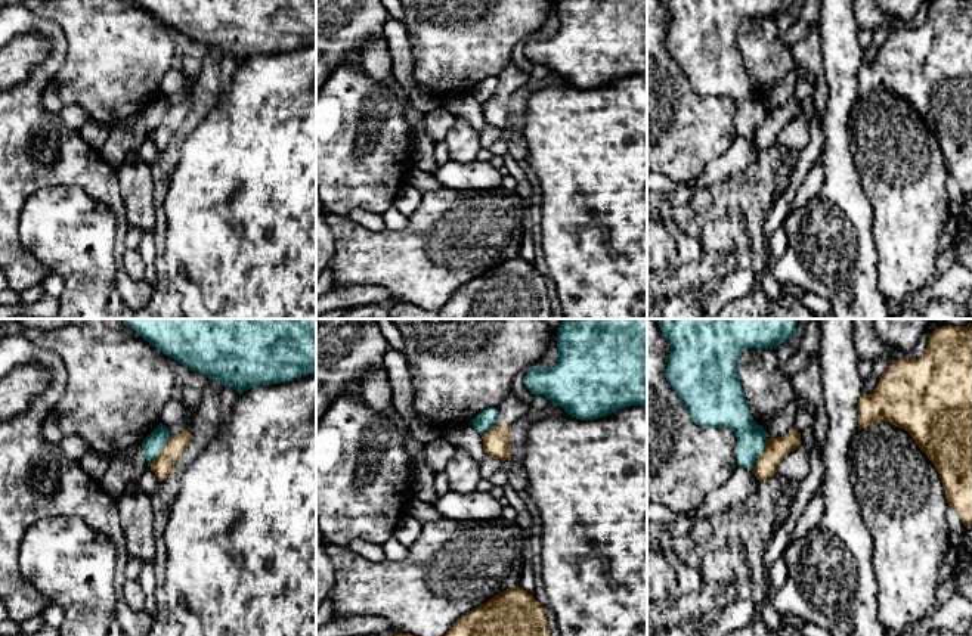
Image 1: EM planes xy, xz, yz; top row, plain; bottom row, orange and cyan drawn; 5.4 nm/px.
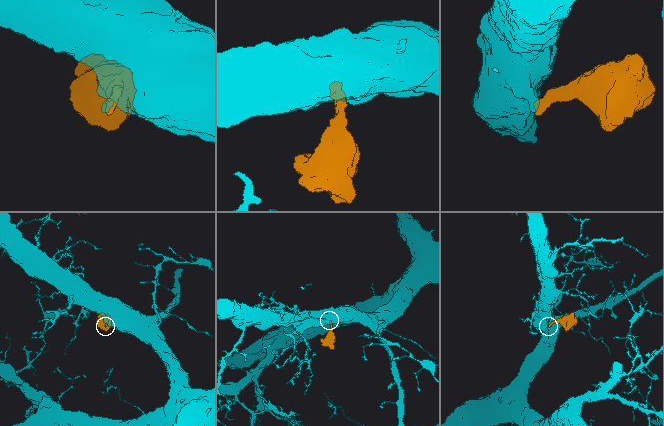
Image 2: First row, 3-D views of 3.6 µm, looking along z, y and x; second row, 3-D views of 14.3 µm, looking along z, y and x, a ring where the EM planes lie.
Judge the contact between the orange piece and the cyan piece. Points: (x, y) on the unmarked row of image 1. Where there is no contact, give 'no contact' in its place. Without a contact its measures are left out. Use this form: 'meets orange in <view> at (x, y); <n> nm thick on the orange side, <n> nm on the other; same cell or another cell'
meets orange in yz at (761, 124); 130 nm thick on the orange side, 160 nm on the other; another cell

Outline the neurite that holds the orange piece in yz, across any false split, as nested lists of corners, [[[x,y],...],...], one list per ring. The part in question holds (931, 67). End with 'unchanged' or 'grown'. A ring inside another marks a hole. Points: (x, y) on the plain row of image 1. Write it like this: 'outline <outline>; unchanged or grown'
outline [[[934,0],[919,28],[892,30],[872,63],[858,69],[858,99],[889,91],[906,99],[937,137],[945,170],[965,195],[972,195],[972,0]]]; unchanged

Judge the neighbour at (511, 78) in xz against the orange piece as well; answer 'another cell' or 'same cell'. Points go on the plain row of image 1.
same cell

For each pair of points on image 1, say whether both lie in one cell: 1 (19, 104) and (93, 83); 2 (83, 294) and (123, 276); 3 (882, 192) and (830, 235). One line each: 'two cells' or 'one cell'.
1: two cells
2: two cells
3: two cells

